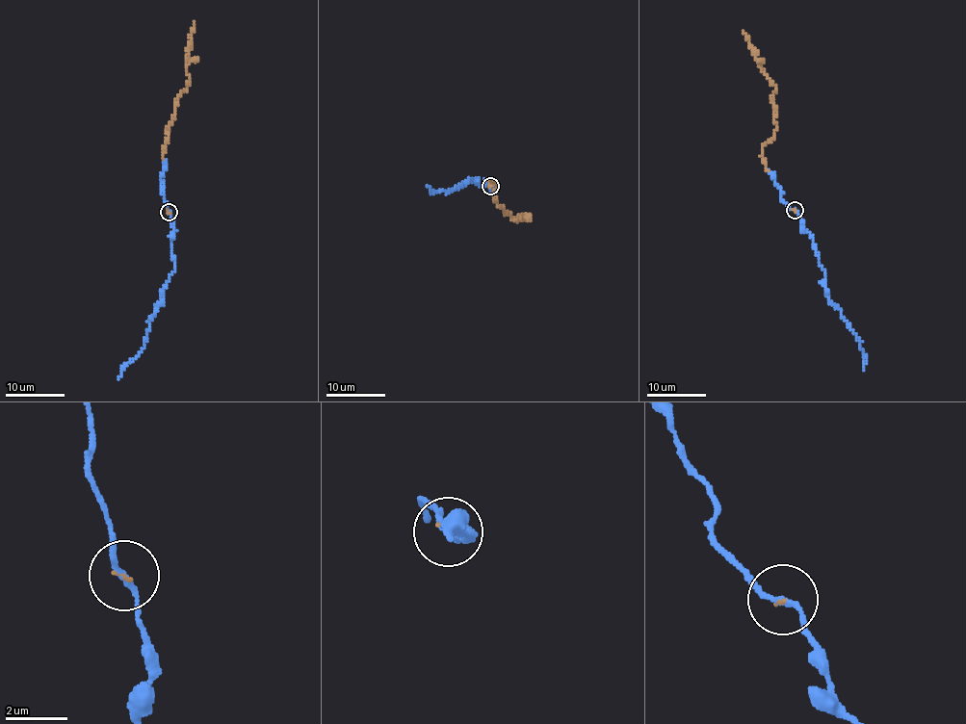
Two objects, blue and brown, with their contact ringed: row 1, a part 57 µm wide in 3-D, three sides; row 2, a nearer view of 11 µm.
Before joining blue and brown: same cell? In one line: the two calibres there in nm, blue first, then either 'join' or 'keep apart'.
160/70 nm | join

